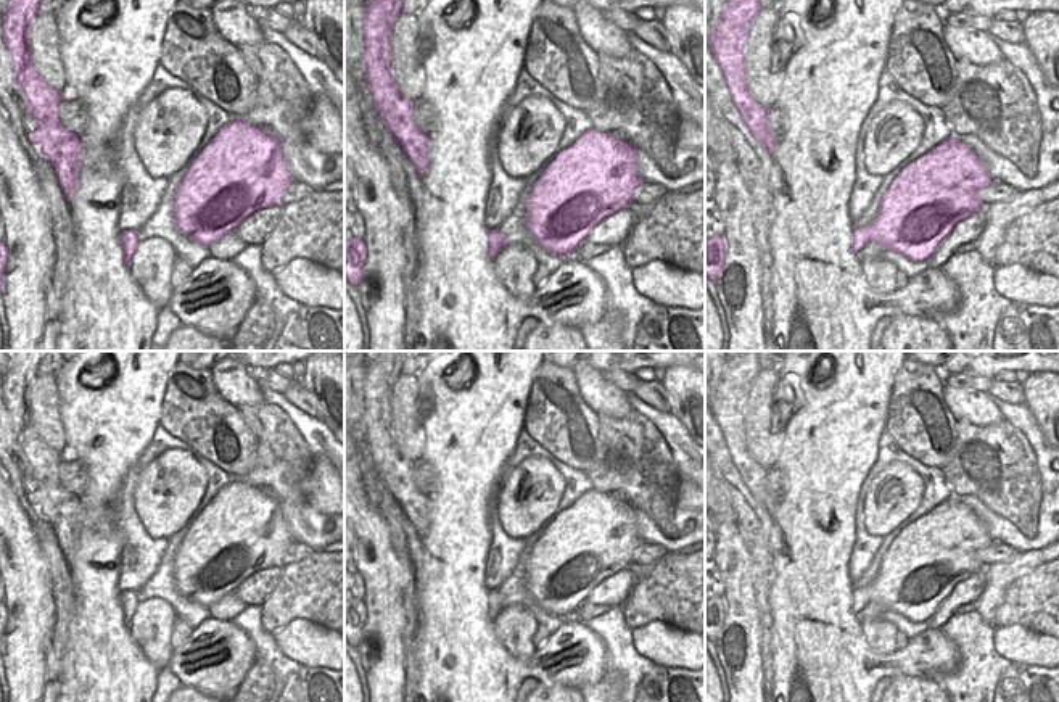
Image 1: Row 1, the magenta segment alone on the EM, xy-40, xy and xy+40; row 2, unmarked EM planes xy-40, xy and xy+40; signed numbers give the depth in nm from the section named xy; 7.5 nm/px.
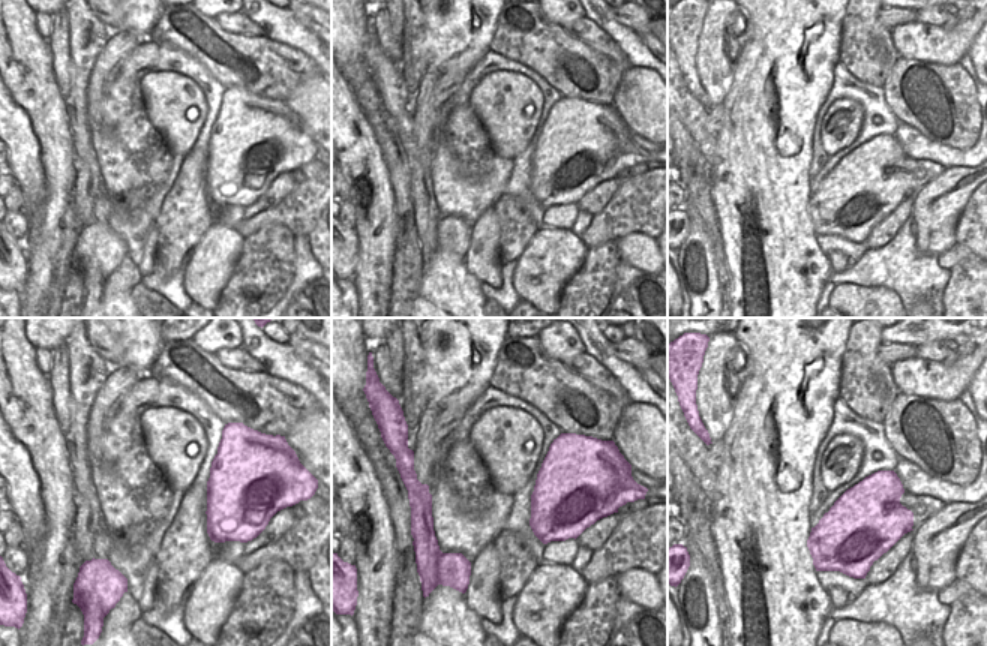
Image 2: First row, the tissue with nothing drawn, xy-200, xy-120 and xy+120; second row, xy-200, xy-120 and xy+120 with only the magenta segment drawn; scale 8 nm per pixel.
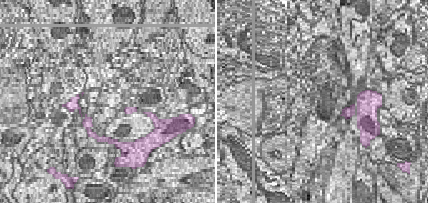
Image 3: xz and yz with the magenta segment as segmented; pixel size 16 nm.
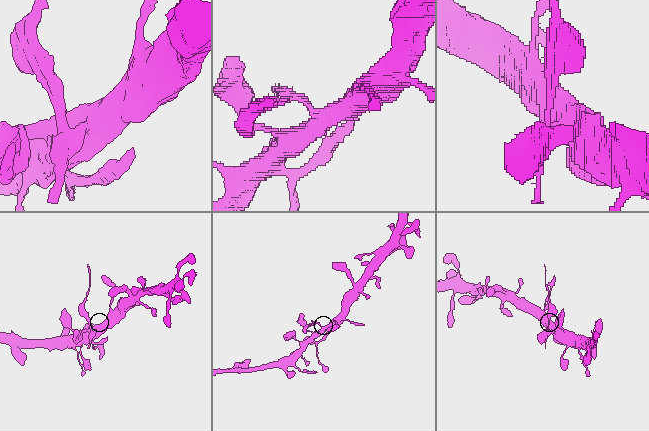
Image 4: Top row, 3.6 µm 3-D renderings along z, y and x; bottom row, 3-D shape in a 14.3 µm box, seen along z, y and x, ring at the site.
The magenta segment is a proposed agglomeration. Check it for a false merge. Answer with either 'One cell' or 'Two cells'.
Two cells

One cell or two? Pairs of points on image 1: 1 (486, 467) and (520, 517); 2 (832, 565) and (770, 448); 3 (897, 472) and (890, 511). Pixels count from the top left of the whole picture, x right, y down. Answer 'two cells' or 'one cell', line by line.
1: two cells
2: two cells
3: one cell

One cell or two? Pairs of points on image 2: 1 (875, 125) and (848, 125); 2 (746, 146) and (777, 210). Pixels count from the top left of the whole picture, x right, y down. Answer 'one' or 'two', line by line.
1: two
2: one

